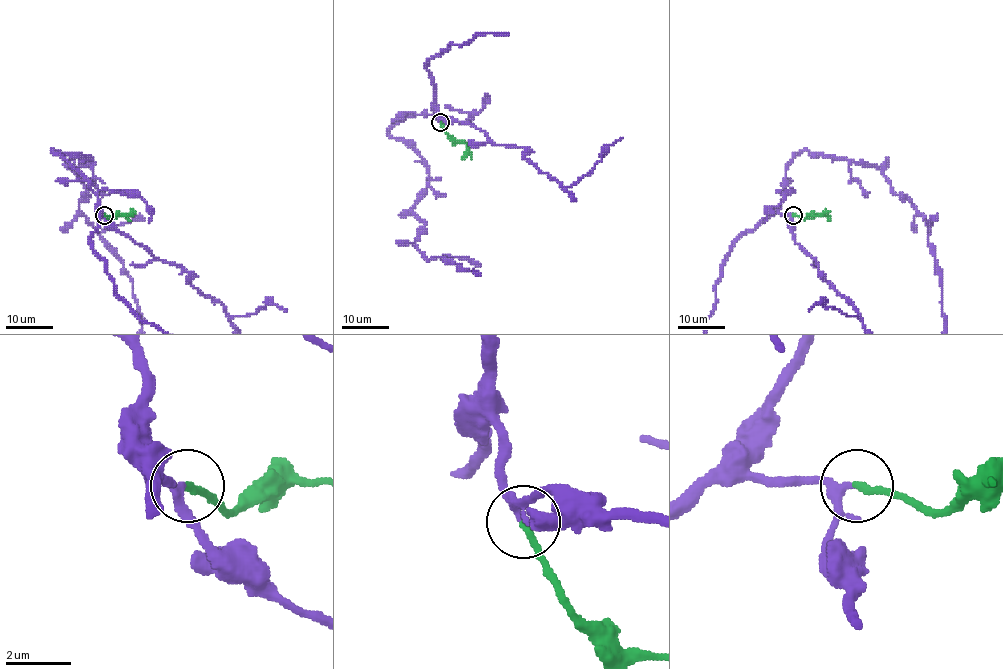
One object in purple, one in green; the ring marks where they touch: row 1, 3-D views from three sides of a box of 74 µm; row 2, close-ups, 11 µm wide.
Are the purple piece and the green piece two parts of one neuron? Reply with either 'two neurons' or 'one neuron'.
one neuron

